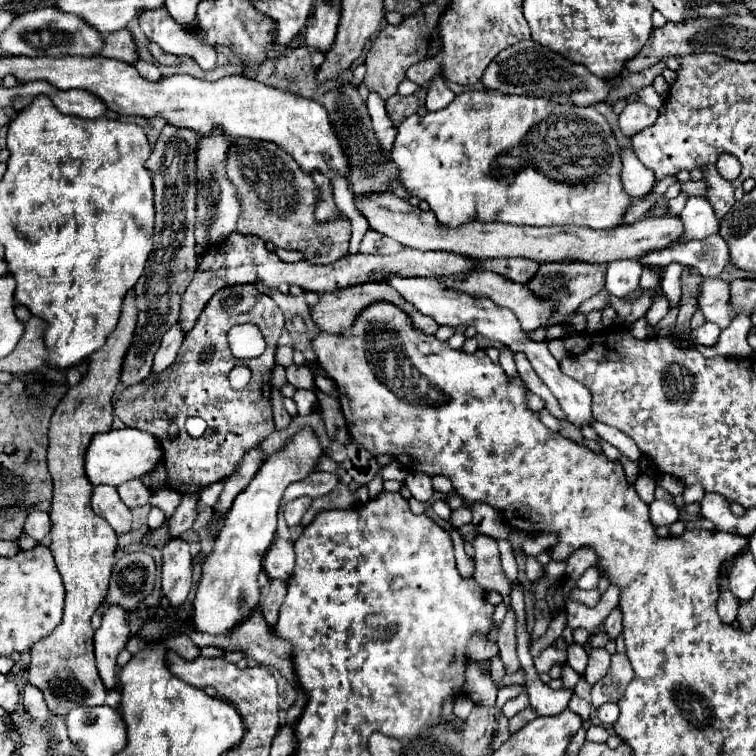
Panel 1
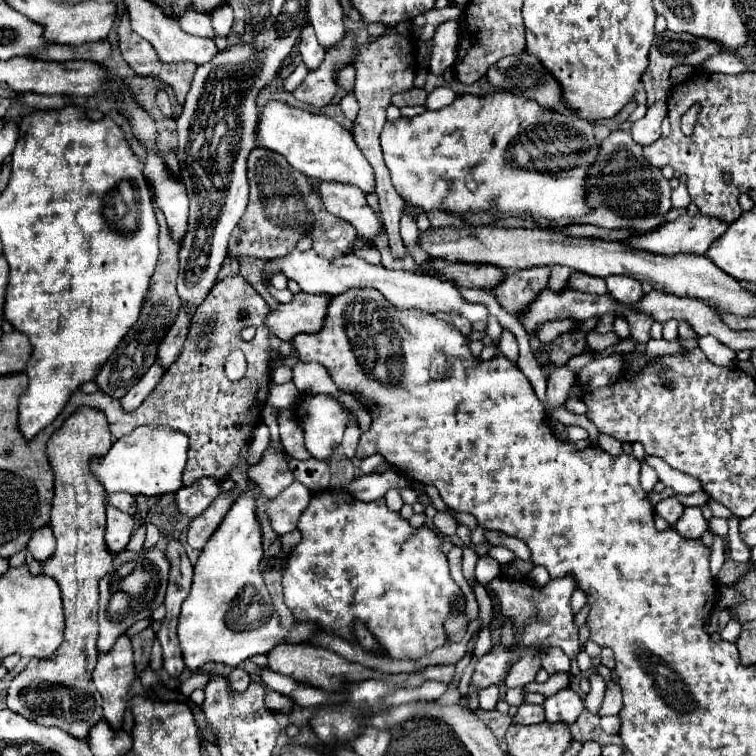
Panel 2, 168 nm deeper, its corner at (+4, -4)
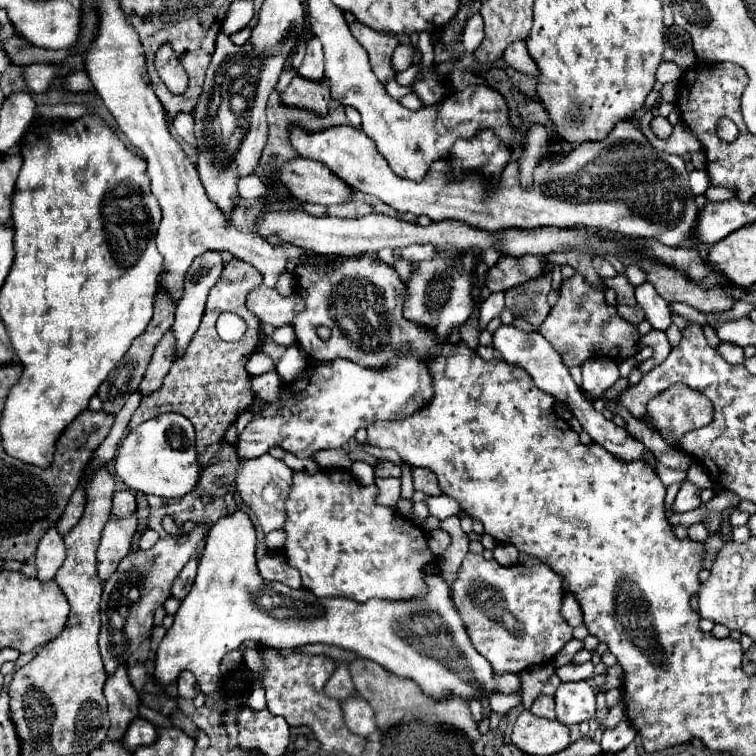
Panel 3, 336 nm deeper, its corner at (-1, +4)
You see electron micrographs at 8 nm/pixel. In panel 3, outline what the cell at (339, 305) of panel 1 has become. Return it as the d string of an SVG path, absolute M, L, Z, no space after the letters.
M259 286L247 296L247 308L265 324L279 328L289 326L297 312L303 312L305 304L303 298L297 296L297 292L293 292L291 296L281 296L275 288Z

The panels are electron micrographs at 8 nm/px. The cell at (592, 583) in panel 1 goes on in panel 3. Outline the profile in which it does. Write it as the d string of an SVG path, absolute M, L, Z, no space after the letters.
M565 594L565 600L563 600L563 618L569 622L569 626L579 626L583 622L583 616L581 616L581 608L579 608L579 602L575 600L575 596L571 594Z

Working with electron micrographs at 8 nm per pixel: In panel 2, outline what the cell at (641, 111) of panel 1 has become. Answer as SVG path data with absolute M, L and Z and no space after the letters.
M658 102L658 104L650 106L646 116L632 124L630 132L632 132L634 142L638 142L640 146L650 146L652 142L656 142L660 138L660 124L662 124L666 112L668 112L666 102Z

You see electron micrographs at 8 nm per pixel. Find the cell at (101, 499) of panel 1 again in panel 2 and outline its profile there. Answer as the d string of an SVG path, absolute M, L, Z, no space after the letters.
M106 504L106 516L108 516L108 526L106 526L106 546L112 554L118 554L126 548L126 544L132 538L134 532L134 518L130 514L118 512L114 506Z

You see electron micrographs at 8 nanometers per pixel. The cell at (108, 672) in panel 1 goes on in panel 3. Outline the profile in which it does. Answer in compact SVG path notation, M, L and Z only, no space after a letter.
M121 664L115 674L107 676L103 690L109 706L109 720L111 720L109 740L121 740L131 720L139 714L137 712L139 698L129 680L125 664Z

